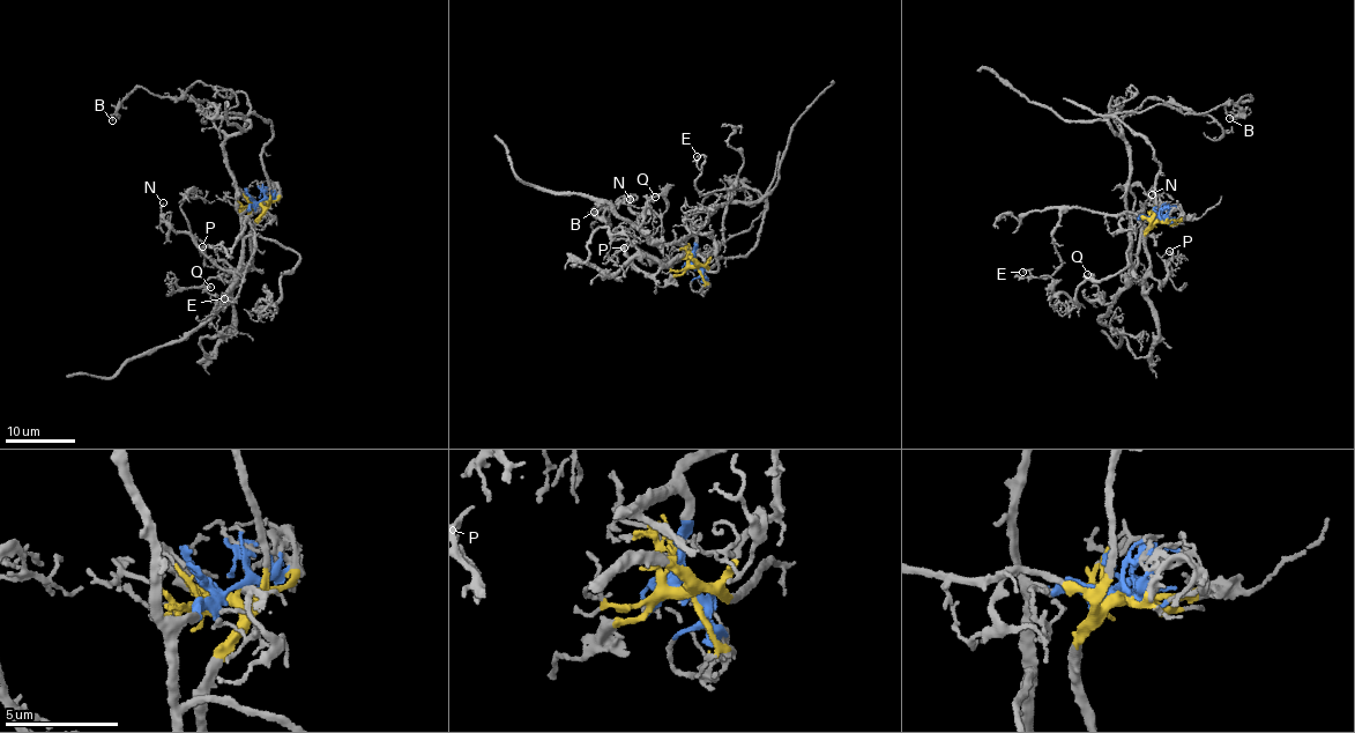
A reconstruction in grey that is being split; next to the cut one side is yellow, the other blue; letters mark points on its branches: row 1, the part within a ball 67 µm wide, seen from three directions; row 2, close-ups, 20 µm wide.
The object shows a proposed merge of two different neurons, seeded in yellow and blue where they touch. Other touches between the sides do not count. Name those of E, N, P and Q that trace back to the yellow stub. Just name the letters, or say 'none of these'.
E, P

